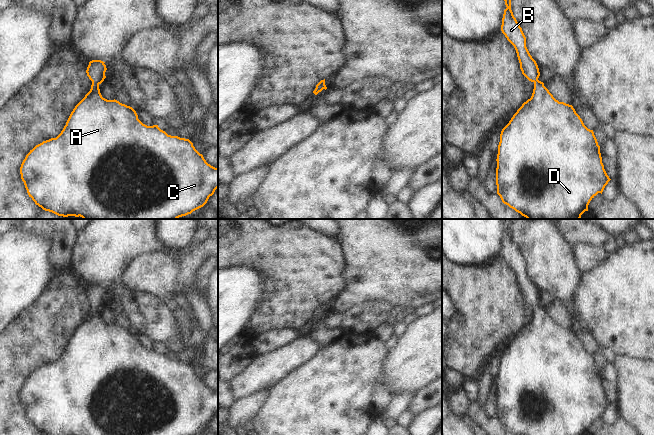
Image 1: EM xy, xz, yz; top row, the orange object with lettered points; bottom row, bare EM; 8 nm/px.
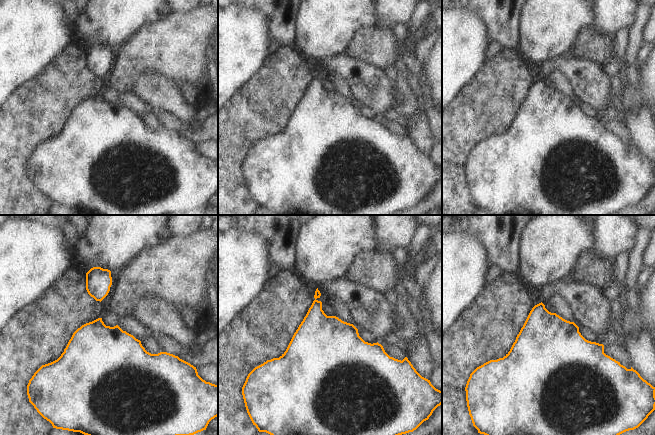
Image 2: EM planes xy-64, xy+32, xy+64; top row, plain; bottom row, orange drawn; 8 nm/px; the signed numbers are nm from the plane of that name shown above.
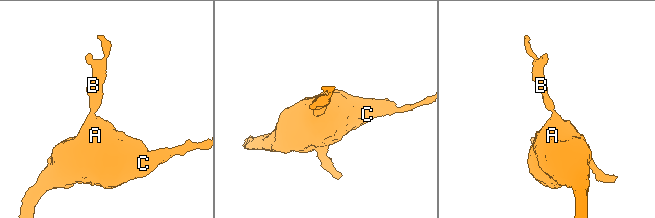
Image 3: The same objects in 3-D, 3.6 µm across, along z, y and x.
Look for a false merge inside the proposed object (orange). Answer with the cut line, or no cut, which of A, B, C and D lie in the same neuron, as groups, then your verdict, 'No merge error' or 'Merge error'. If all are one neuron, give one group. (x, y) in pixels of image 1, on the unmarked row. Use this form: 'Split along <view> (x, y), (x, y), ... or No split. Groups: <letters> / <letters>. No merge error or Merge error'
No split. Groups: A B C D. No merge error.

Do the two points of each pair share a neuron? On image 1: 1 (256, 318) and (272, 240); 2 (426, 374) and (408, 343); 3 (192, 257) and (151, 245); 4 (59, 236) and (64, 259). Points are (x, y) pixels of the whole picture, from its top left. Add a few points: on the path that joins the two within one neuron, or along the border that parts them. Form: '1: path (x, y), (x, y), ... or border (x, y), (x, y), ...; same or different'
1: path (272, 299), (272, 259); same
2: path (420, 366), (420, 355), (416, 351); same
3: border (162, 249), (139, 255); different
4: path (61, 242), (61, 253); same

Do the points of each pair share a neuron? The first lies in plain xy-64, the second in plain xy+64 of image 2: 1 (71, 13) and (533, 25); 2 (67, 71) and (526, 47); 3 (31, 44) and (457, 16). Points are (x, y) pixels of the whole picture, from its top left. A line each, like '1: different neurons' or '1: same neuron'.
1: different neurons
2: different neurons
3: same neuron

